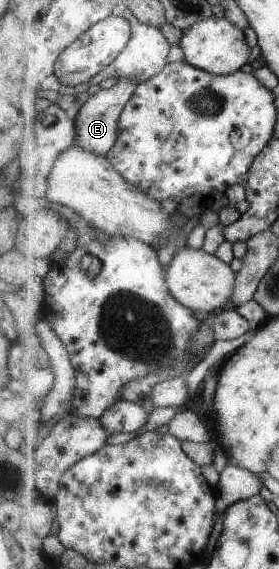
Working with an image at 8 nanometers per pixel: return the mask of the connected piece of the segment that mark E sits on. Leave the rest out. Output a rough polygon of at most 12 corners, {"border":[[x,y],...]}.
{"border":[[119,79],[77,111],[75,144],[107,156],[135,79]]}

